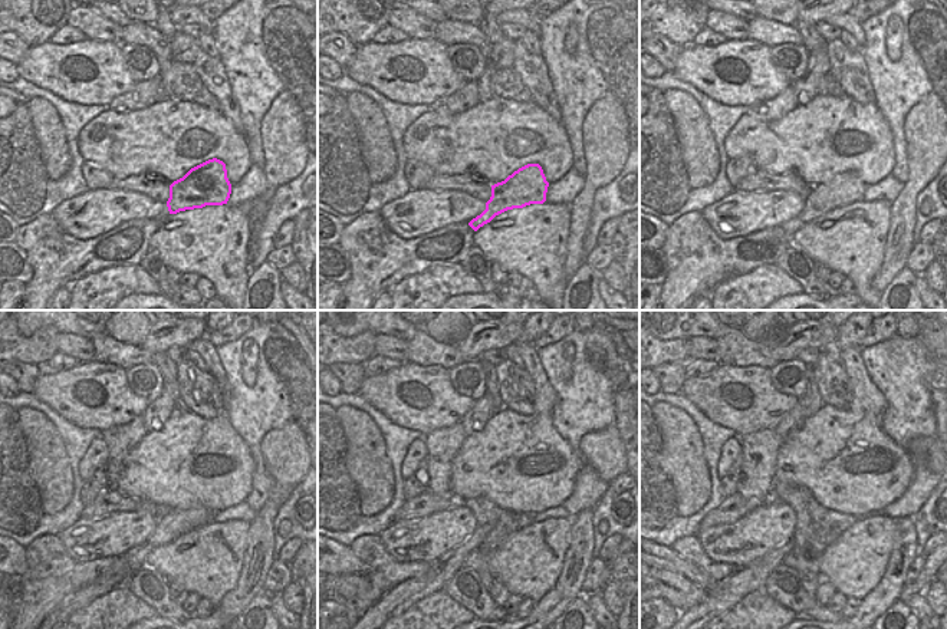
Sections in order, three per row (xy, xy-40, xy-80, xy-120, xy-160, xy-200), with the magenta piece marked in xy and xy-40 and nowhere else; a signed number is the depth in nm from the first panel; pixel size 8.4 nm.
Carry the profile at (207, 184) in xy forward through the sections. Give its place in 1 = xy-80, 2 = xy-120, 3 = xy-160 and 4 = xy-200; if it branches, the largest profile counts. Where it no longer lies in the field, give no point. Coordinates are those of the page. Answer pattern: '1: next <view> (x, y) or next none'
1: next xy-80 (844, 188)
2: next xy-120 (177, 522)
3: next xy-160 (398, 599)
4: next xy-200 (729, 592)

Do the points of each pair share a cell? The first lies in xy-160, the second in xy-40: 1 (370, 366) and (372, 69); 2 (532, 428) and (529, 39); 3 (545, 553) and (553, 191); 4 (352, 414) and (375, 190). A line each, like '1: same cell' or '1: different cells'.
1: different cells
2: different cells
3: different cells
4: different cells

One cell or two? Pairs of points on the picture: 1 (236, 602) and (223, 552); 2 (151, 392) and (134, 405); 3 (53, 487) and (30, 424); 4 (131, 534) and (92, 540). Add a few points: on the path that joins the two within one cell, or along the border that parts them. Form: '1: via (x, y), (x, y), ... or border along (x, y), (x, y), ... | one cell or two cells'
1: border along (245, 557), (237, 583), (214, 608) | two cells
2: border along (125, 371), (128, 387), (148, 402) | two cells
3: via (51, 471), (43, 440) | one cell
4: via (121, 534), (102, 537) | one cell

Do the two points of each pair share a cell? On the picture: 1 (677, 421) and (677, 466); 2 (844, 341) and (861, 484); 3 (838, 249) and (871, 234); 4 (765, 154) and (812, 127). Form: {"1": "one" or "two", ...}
{"1": "one", "2": "two", "3": "one", "4": "one"}

